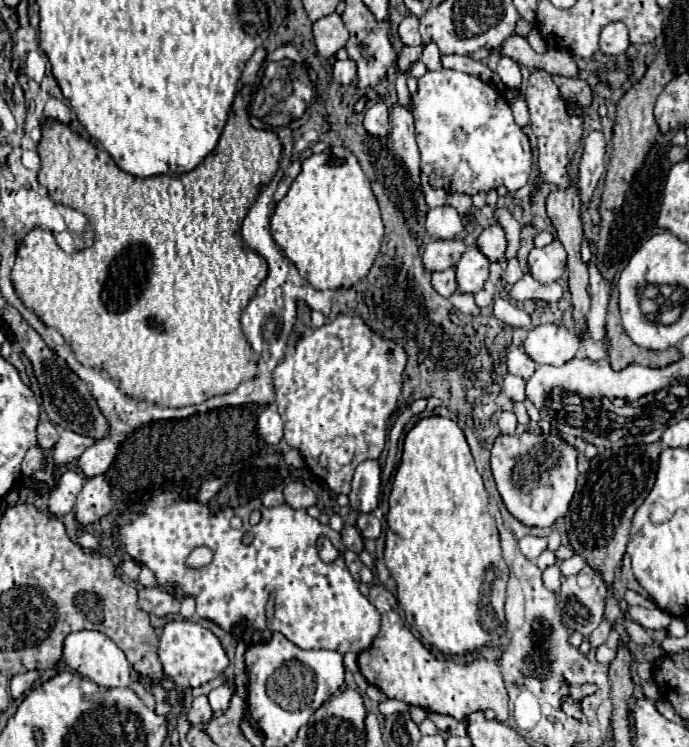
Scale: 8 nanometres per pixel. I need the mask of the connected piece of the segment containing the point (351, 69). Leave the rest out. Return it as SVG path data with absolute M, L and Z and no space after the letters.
M352 59L334 63L334 81L342 81L342 85L352 85L356 81L356 65Z

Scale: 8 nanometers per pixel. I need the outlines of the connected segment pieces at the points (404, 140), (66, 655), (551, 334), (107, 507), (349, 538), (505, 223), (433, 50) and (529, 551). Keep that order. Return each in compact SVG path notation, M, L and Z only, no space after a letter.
M394 105L390 113L390 125L392 125L390 139L394 143L394 149L404 161L412 183L420 189L420 153L418 153L418 145L414 139L412 113L402 105Z
M76 631L68 633L62 643L62 661L74 669L76 673L92 679L100 687L130 687L130 663L126 661L124 653L100 631Z
M538 325L528 331L522 341L524 353L538 365L564 365L580 347L580 339L574 331L558 325Z
M104 475L90 477L76 499L76 521L80 525L90 525L100 521L114 509L112 487Z
M344 525L344 529L342 529L340 535L342 535L342 543L346 545L346 549L356 551L356 553L360 553L360 551L364 549L362 535L360 535L360 531L358 531L356 527L352 527L352 525Z
M496 209L496 219L504 227L506 239L508 239L508 249L504 259L510 259L518 253L518 247L520 247L520 223L506 209Z
M428 43L424 47L420 61L426 63L428 69L442 69L442 65L440 65L440 49L436 47L436 43Z
M522 537L520 539L520 551L524 553L524 557L528 557L530 561L534 561L542 551L546 551L546 539L544 537Z

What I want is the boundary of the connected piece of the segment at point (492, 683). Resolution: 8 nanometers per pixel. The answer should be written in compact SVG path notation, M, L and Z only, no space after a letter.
M372 585L368 601L382 615L382 629L374 639L374 647L358 655L360 673L370 685L380 687L390 699L404 701L408 705L420 705L426 711L436 711L464 719L470 709L492 709L498 721L508 719L508 693L504 689L502 675L496 663L486 659L474 659L470 663L456 663L454 659L436 659L430 649L416 639L404 625L398 613L394 595L384 585Z

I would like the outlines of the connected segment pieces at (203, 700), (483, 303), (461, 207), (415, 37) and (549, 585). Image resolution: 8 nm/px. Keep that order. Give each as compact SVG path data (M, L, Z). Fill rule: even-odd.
M200 695L192 701L192 707L188 711L188 721L192 727L204 727L212 719L212 707L208 703L206 695Z
M486 281L486 285L484 285L476 295L474 295L476 305L478 305L478 307L482 307L482 309L490 307L490 305L492 305L492 301L494 301L494 293L496 293L496 285L494 285L494 283L490 283L490 281Z
M450 193L448 195L448 205L452 205L460 217L468 215L470 217L470 211L472 211L472 199L470 195L462 195L462 193Z
M408 15L400 27L398 27L398 35L400 39L404 41L404 45L412 45L412 47L418 47L422 45L422 37L418 33L418 19L414 15Z
M558 565L546 567L544 573L542 573L542 583L544 583L546 589L550 589L550 591L558 591L558 589L560 589L560 583L562 583L560 567L558 567Z

